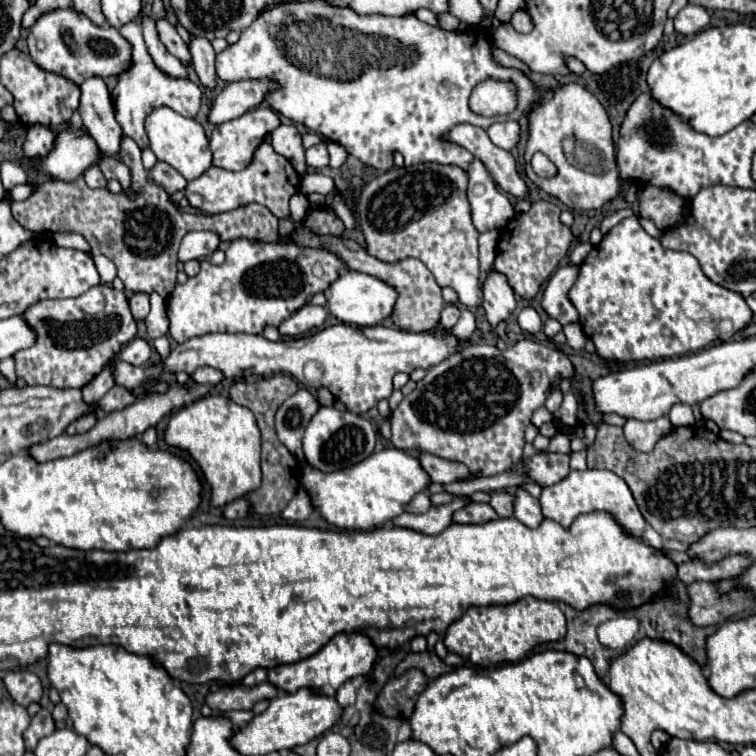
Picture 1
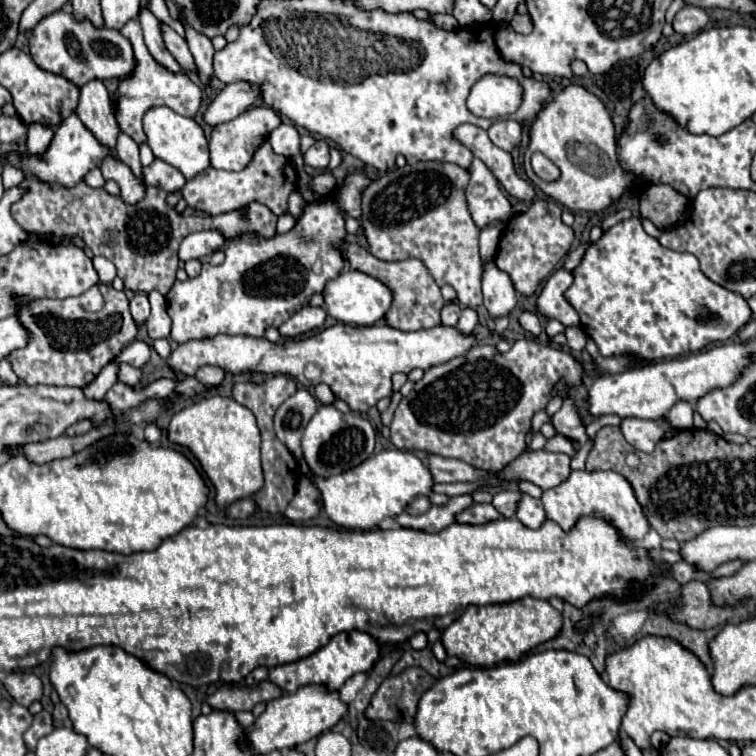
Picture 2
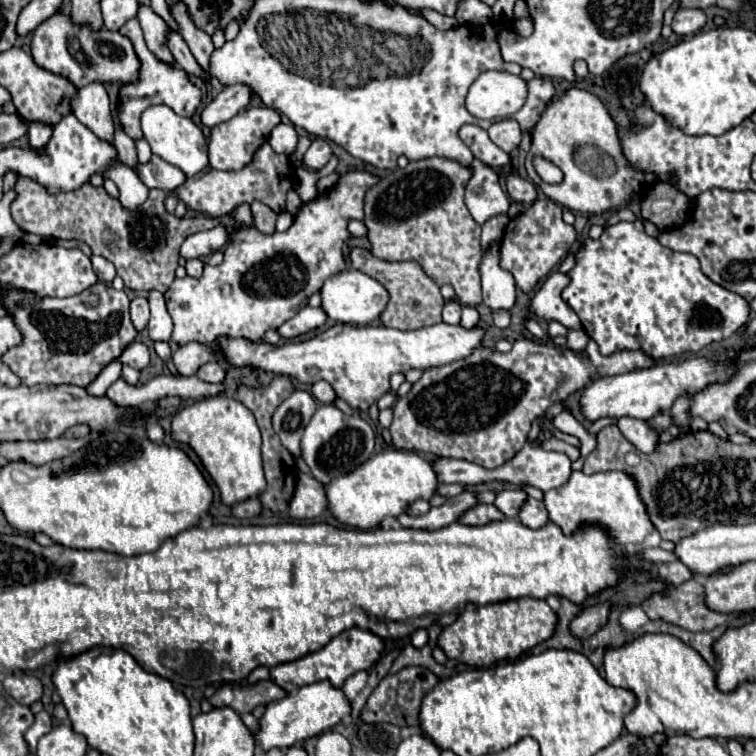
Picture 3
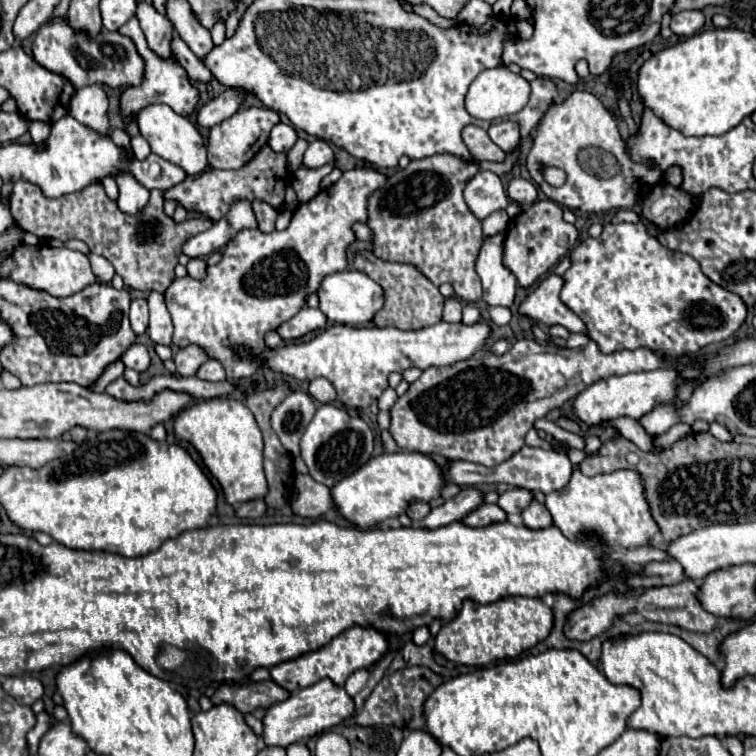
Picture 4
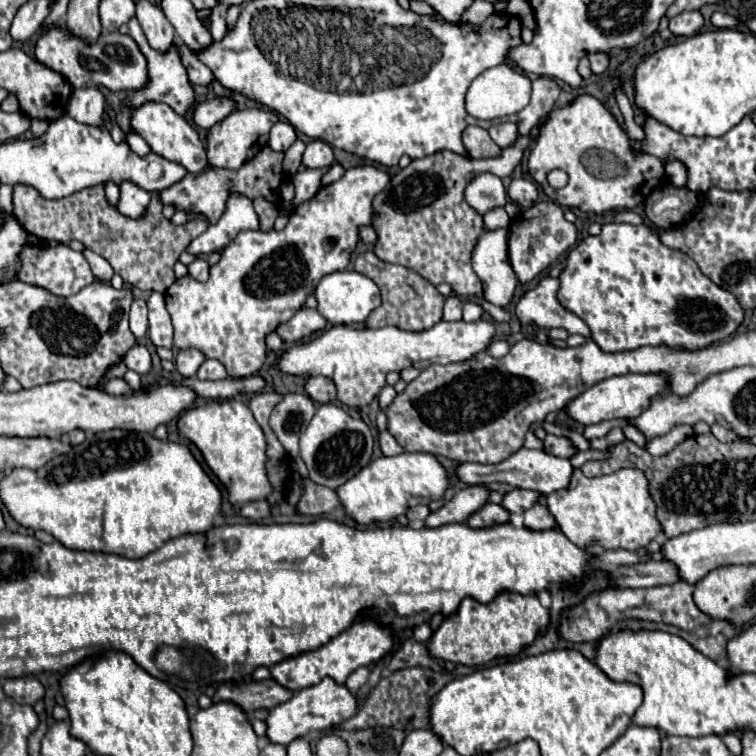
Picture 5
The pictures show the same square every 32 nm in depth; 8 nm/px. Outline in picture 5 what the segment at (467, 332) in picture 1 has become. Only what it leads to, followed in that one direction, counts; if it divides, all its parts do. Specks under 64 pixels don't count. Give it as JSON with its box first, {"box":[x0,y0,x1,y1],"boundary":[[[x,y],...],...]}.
{"box":[464,300,482,322],"boundary":[[[472,300],[472,304],[470,302],[466,302],[464,304],[464,320],[466,322],[476,322],[476,320],[480,320],[482,318],[482,306],[476,302],[476,300]]]}

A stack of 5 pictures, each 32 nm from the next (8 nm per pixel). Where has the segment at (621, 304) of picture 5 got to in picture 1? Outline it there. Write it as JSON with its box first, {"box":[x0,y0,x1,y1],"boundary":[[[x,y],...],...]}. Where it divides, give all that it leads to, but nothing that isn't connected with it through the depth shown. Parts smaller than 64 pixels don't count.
{"box":[568,216,752,362],"boundary":[[[636,216],[616,224],[600,240],[600,244],[596,244],[588,252],[584,262],[578,266],[578,278],[568,292],[568,298],[578,310],[580,326],[586,336],[596,344],[598,354],[606,360],[620,362],[654,362],[684,356],[688,352],[698,352],[714,340],[728,338],[726,334],[716,332],[720,320],[732,322],[730,334],[746,328],[752,322],[752,310],[738,292],[726,290],[706,278],[698,260],[690,252],[662,248],[656,238],[644,232]]]}

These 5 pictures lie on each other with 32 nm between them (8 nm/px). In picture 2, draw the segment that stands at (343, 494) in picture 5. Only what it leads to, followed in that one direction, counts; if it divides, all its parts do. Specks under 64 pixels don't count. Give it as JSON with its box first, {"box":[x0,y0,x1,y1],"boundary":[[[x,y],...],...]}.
{"box":[310,448,434,530],"boundary":[[[396,448],[382,450],[340,476],[320,480],[318,476],[310,474],[310,478],[322,492],[324,510],[330,520],[342,528],[352,530],[372,530],[384,518],[396,518],[416,496],[430,496],[434,486],[434,478],[428,466],[416,454]]]}

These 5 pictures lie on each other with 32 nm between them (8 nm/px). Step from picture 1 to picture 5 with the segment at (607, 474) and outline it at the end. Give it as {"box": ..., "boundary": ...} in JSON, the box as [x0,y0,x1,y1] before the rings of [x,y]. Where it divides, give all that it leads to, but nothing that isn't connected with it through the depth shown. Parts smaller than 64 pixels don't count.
{"box":[548,468,662,552],"boundary":[[[620,468],[598,478],[586,478],[580,470],[574,470],[570,486],[548,496],[548,510],[556,518],[562,534],[580,548],[600,546],[606,550],[624,548],[634,552],[646,548],[662,532],[648,480],[636,468]]]}

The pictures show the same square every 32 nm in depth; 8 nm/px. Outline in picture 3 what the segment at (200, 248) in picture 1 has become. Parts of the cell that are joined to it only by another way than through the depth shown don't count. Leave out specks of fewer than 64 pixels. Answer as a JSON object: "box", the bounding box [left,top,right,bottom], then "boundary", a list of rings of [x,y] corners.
{"box":[180,224,234,258],"boundary":[[[218,224],[210,230],[188,236],[180,248],[180,254],[184,258],[204,258],[204,256],[220,250],[232,238],[232,234],[234,232],[228,232],[224,228],[224,224]]]}

